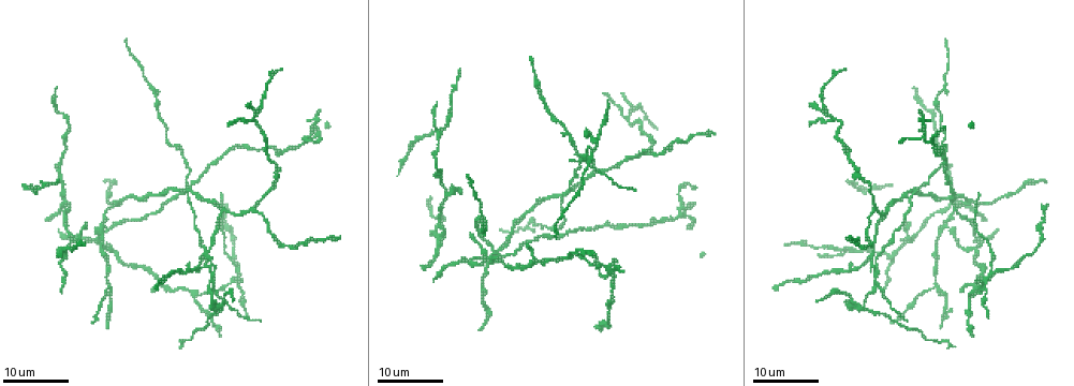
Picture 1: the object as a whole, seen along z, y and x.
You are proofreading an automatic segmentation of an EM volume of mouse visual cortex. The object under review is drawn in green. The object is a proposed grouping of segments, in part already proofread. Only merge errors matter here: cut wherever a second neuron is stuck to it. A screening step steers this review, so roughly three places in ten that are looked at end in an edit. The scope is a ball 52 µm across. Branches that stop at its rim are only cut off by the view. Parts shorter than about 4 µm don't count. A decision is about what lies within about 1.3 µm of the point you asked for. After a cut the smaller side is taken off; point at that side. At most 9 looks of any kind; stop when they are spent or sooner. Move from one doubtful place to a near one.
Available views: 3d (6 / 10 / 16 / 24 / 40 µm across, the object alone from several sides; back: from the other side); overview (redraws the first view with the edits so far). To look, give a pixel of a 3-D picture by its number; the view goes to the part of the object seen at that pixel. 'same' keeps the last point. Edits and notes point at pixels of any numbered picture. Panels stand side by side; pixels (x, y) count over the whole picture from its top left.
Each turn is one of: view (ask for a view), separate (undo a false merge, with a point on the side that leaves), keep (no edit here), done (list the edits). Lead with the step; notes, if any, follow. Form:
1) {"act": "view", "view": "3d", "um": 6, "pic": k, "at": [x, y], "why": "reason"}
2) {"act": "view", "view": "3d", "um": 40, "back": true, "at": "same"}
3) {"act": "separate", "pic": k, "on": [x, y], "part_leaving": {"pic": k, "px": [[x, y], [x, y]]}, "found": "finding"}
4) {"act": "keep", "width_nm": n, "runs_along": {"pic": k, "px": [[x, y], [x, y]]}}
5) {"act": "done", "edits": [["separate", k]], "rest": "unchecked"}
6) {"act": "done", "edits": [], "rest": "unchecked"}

{"act": "view", "view": "3d", "um": 16, "pic": 1, "at": [194, 296], "why": "small branch off a trunk"}

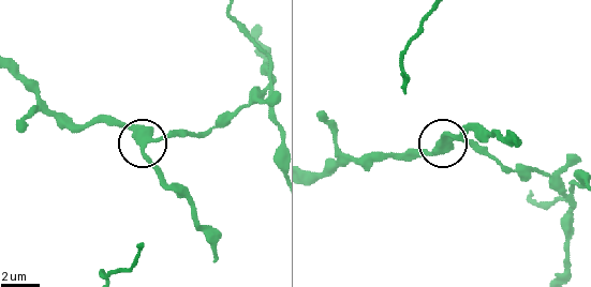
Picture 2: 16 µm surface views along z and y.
{"act": "view", "view": "3d", "um": 6, "pic": 2, "at": [444, 138]}

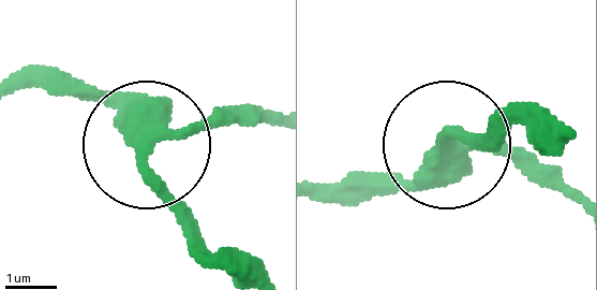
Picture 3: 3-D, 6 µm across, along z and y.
{"act": "keep", "runs_along": {"pic": 3, "px": [[314, 196], [391, 191], [451, 136], [502, 132]]}, "found": "continuous, no second neuron"}

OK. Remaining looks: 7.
{"act": "view", "view": "3d", "um": 16, "pic": 1, "at": [205, 258], "why": "looks like a crossing"}

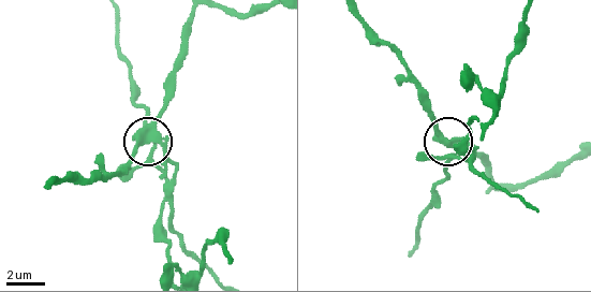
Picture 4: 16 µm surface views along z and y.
{"act": "view", "view": "3d", "um": 6, "pic": 4, "at": [150, 137]}

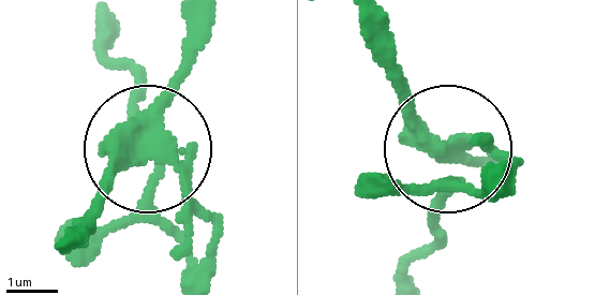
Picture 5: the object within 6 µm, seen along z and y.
{"act": "separate", "pic": 5, "on": [137, 221], "found": "a second neuron is stuck on"}

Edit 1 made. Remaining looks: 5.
{"act": "view", "view": "3d", "um": 16, "pic": 1, "at": [934, 285], "why": "a fork"}

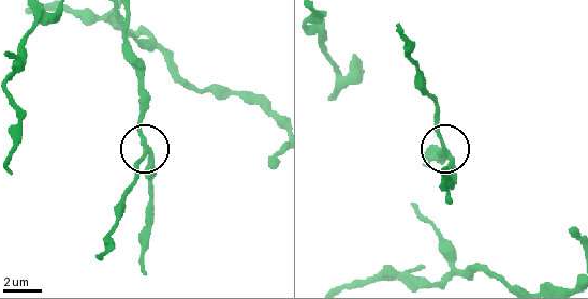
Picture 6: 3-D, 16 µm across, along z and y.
{"act": "view", "view": "3d", "um": 6, "pic": 6, "at": [147, 152]}

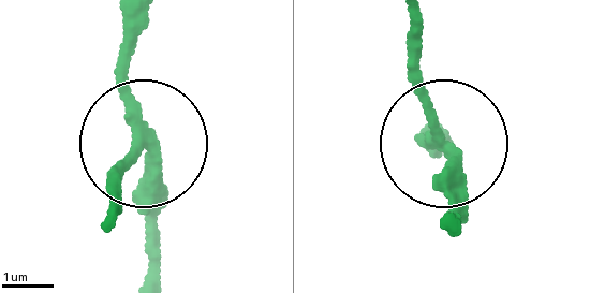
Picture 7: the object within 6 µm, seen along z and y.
{"act": "keep", "arms": 3, "runs_along": {"pic": 7, "px": [[123, 17], [123, 106], [149, 158], [158, 231]]}, "found": "all the same neuron"}

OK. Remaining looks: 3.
{"act": "view", "view": "3d", "um": 16, "pic": 1, "at": [929, 141], "why": "branch point"}

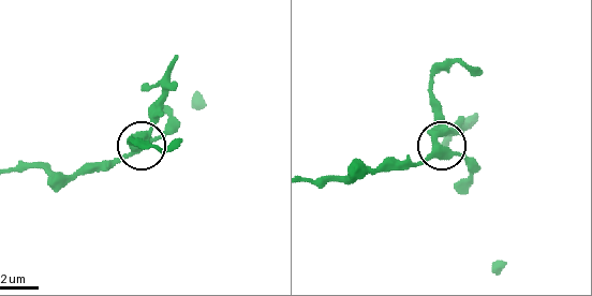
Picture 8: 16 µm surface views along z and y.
{"act": "view", "view": "3d", "um": 6, "pic": 8, "at": [440, 146], "why": "closer look"}

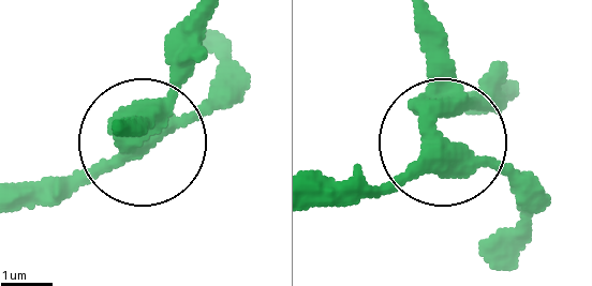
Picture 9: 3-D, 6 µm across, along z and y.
{"act": "keep", "runs_along": {"pic": 9, "px": [[315, 186], [380, 186], [431, 149], [431, 25]]}, "found": "continuous, no second neuron"}

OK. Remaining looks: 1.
{"act": "done", "edits": [["separate", 5]], "rest": "unchecked"}

